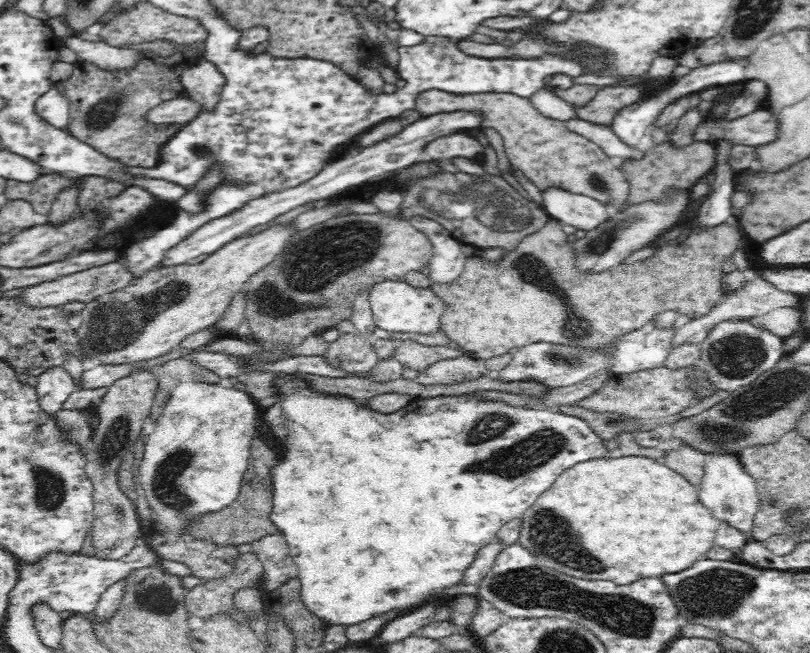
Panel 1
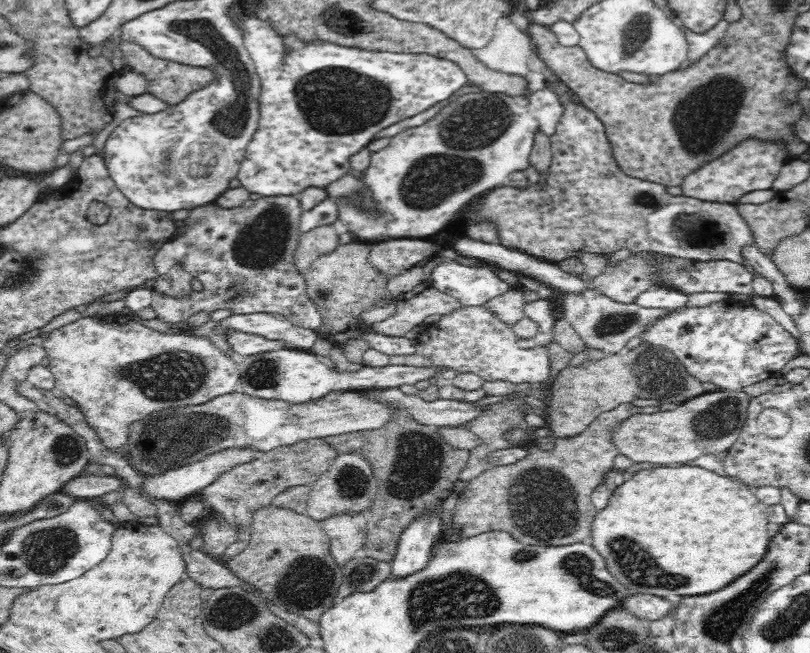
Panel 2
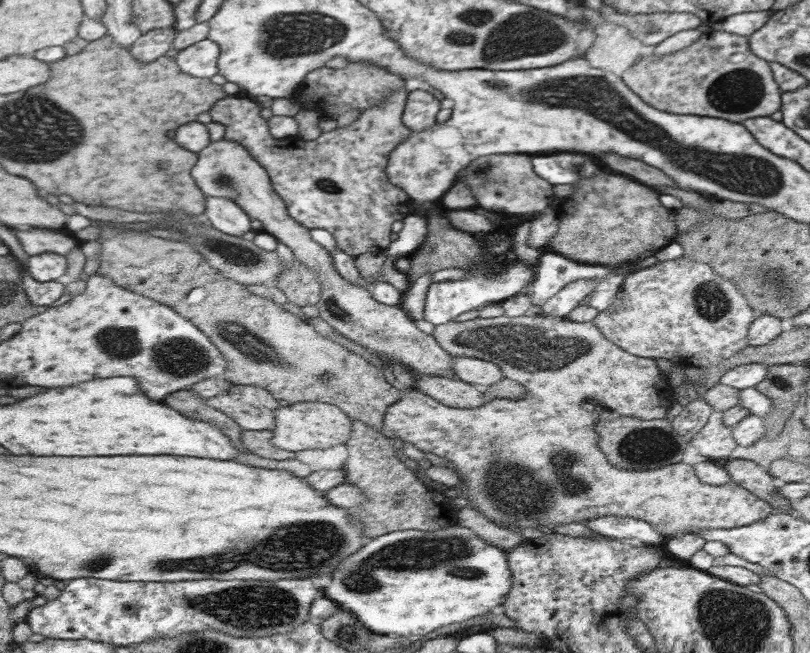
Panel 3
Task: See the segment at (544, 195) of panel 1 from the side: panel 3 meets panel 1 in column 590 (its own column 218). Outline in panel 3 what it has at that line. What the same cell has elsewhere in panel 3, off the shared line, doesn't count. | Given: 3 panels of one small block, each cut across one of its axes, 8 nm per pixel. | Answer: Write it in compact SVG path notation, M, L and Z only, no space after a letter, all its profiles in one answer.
M219 196L207 198L204 216L214 228L230 236L243 236L251 230L251 217L237 202Z

